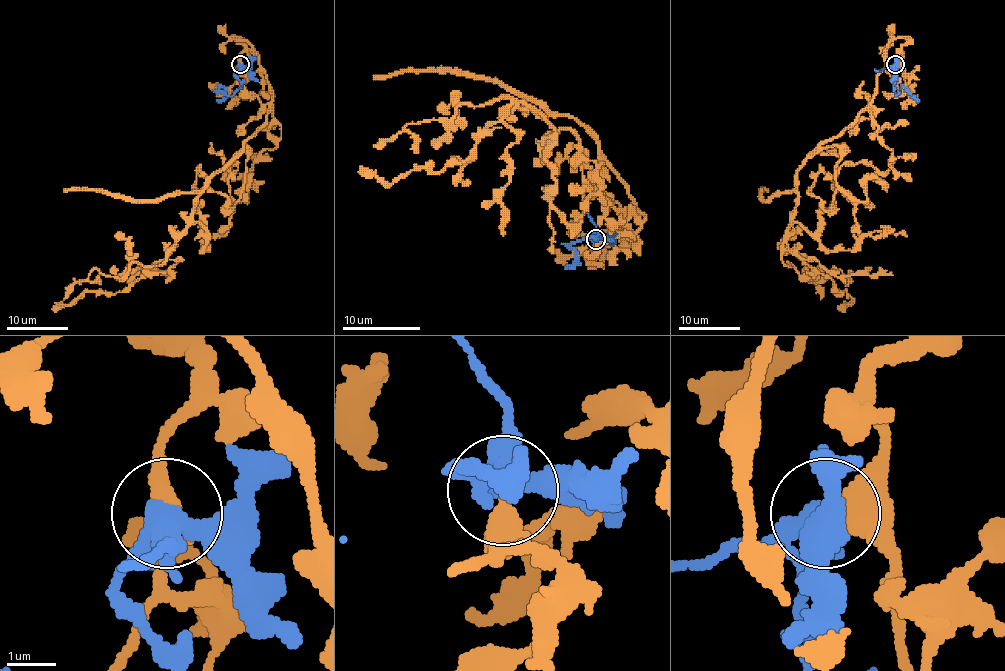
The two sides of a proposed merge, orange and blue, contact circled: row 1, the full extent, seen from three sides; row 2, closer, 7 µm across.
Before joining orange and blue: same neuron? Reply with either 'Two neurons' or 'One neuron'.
Two neurons

